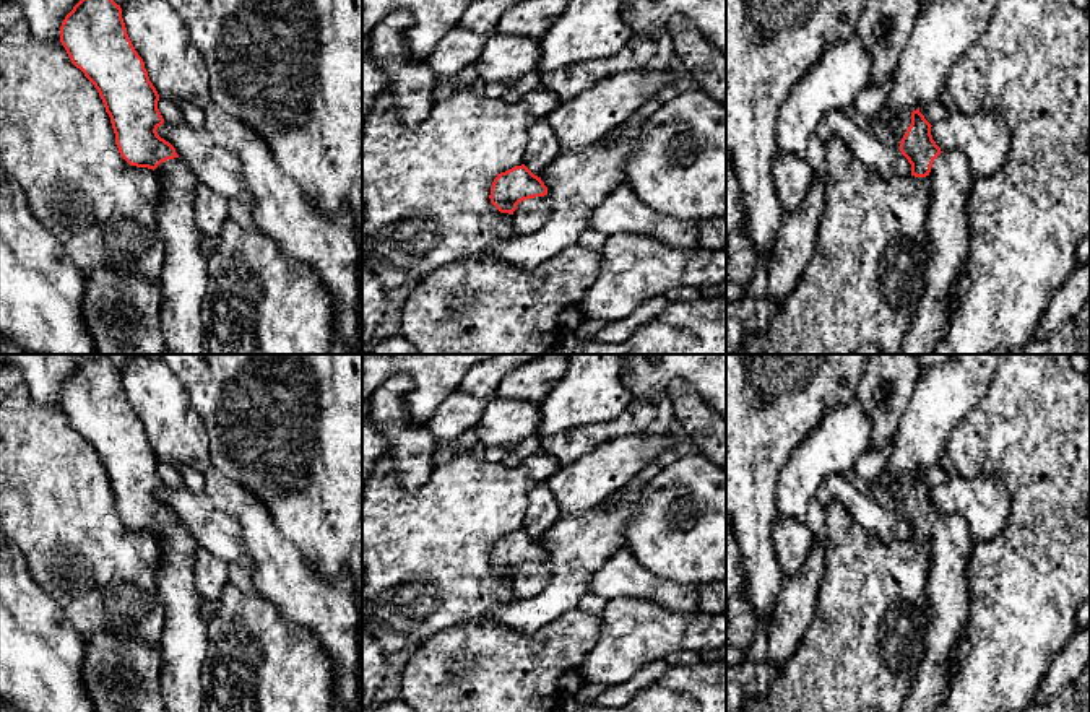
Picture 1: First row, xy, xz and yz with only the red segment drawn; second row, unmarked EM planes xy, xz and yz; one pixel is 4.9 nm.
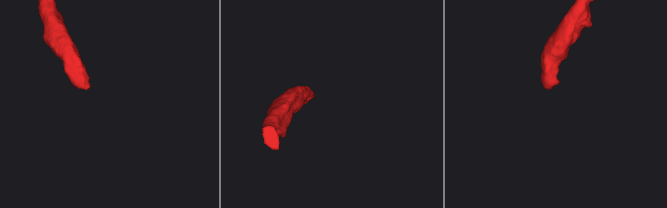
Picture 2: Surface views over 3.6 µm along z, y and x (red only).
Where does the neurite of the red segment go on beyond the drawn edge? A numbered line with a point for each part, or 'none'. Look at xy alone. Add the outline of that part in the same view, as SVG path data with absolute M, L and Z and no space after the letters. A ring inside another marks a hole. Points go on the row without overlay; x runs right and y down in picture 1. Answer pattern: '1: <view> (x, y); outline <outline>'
1: xy (184, 644); outline M180 522L167 523L154 535L162 548L156 580L166 611L161 632L161 696L167 712L201 712L208 623L195 587L198 545Z

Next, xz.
1: xz (530, 579); outline M547 559L523 564L512 579L512 593L517 600L538 595L551 577Z

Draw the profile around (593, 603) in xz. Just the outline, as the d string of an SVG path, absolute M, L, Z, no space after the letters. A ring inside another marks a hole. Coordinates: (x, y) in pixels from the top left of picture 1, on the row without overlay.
M588 592L578 603L578 608L593 614L599 614L604 611L609 600Z

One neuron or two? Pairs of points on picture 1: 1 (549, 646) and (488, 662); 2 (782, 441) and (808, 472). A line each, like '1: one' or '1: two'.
1: one
2: two

